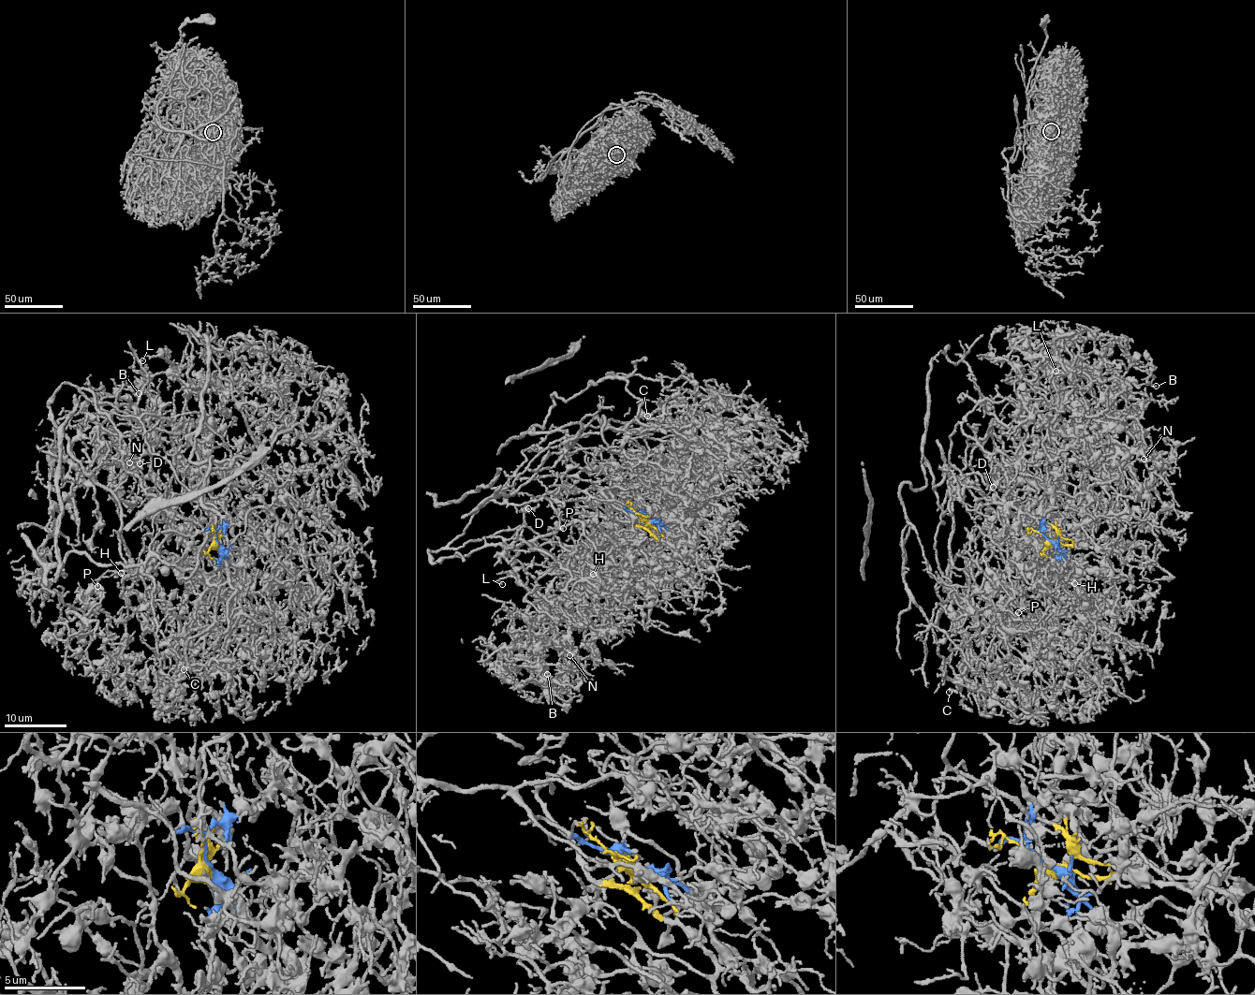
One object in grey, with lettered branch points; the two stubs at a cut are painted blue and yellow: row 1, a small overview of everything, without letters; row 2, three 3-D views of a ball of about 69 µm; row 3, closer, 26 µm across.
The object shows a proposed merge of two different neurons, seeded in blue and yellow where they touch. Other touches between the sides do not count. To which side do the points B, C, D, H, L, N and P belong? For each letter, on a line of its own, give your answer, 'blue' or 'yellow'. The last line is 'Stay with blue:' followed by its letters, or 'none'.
B: blue
C: yellow
D: blue
H: blue
L: blue
N: blue
P: blue
Stay with blue: B, D, H, L, N, P

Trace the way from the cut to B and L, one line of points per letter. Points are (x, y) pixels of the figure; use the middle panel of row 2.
B: (644, 519), (555, 489), (488, 502), (449, 545), (516, 551), (553, 630), (530, 621), (547, 675)
L: (644, 519), (596, 490), (488, 502), (449, 547), (498, 536), (516, 551), (519, 582), (502, 583)

